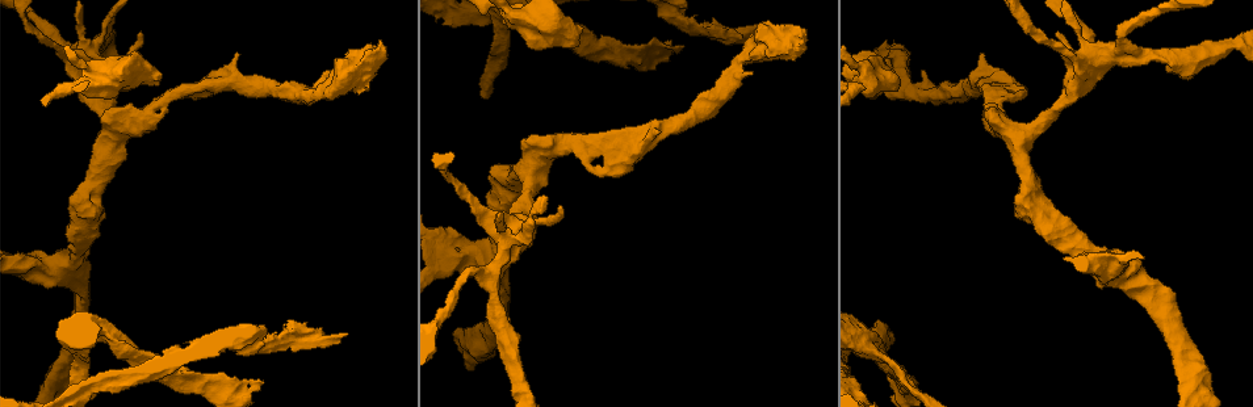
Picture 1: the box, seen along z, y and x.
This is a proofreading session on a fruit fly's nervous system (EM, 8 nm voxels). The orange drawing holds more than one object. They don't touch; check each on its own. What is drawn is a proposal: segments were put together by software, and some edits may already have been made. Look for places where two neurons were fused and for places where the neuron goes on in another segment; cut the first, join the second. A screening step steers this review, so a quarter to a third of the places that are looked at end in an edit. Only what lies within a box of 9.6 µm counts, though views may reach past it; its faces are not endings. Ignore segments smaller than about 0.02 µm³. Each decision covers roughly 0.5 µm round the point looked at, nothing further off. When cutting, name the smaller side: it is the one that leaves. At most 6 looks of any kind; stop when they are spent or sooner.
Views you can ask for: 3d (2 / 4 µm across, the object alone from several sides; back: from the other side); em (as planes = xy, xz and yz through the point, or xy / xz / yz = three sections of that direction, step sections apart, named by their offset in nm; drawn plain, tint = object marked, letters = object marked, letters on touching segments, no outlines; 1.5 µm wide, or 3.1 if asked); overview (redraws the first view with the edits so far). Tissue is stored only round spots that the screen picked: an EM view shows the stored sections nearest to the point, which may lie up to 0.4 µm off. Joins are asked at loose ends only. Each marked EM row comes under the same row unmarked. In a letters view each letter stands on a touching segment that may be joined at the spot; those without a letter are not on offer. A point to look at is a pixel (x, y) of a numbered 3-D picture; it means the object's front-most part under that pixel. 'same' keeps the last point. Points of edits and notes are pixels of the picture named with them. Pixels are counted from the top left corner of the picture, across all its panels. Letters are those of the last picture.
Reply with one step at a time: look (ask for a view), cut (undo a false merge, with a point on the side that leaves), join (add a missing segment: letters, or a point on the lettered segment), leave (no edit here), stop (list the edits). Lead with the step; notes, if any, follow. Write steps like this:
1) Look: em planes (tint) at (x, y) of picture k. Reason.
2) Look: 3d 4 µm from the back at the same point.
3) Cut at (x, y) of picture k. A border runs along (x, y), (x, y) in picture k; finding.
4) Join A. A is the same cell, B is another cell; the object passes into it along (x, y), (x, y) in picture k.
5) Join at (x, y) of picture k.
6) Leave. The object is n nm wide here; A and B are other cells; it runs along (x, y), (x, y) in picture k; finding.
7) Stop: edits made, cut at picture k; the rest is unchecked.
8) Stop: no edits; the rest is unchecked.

Look: em planes (letters) at (344, 335) of picture 1. Branch stops here.

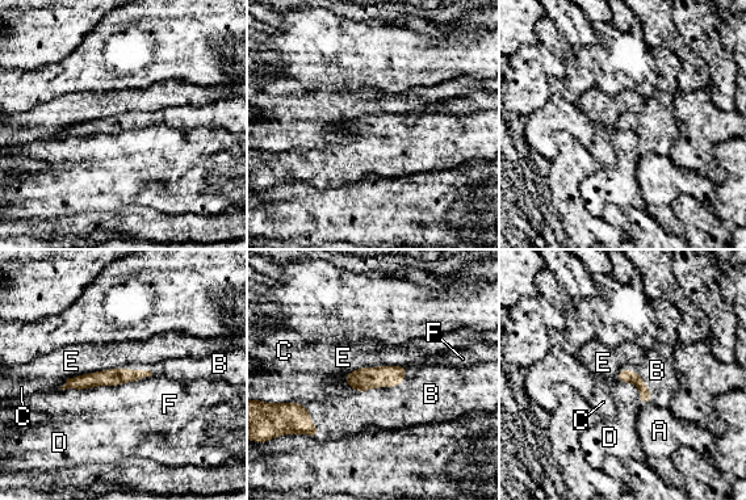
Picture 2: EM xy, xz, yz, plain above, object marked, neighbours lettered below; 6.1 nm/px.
Join B. B is the same cell, A, C, D, E and F are other cells; the object passes into it along (364, 378), (382, 386), (420, 399) in picture 2; it goes on there.

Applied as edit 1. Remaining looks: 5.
Look: overview. See it whole again.

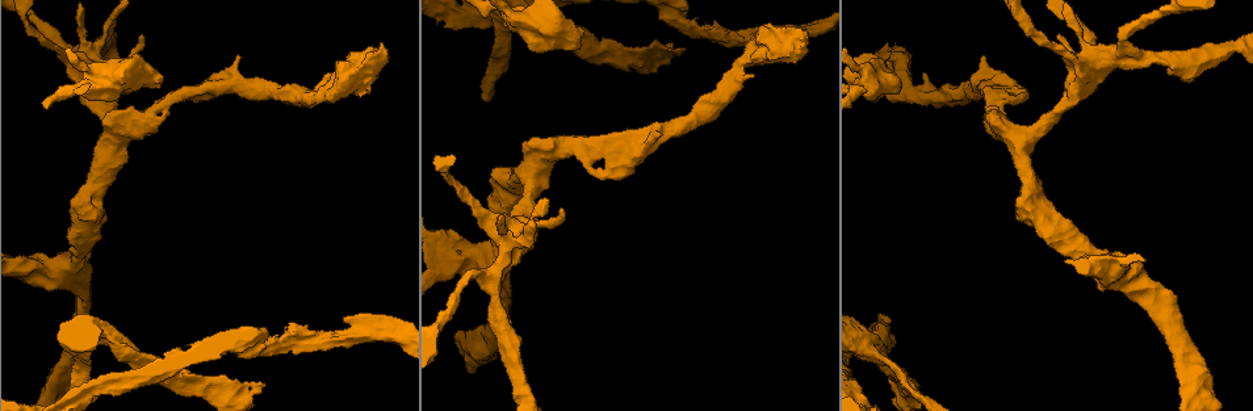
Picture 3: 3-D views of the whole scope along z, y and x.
Look: em planes (letters) at (195, 374) of picture 3. Branch stops here.

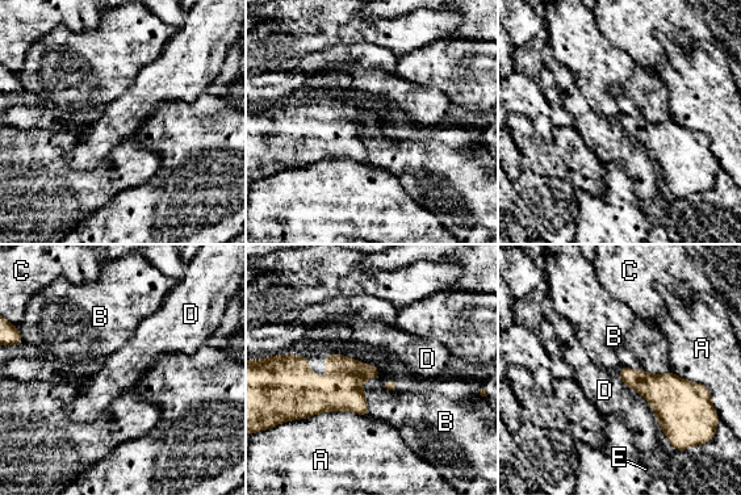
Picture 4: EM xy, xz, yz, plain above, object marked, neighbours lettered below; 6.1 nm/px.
Leave. A, B, C, D and E are other cells; none of them fits.

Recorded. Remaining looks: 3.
Look: 3d 2 µm at (83, 357) of picture 3. Calibre changes.

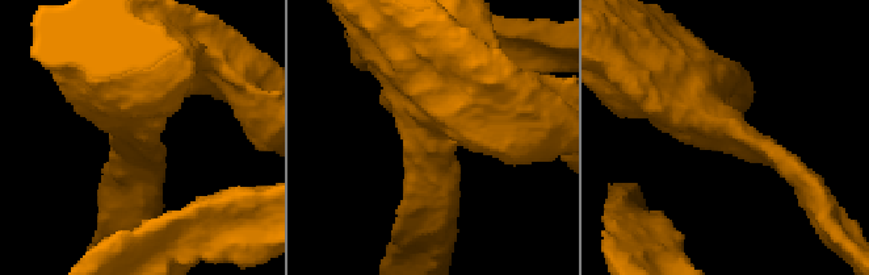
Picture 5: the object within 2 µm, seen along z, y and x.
Look: em planes (tint) at (430, 148) of picture 5. The arms are 220, 650 nm wide.

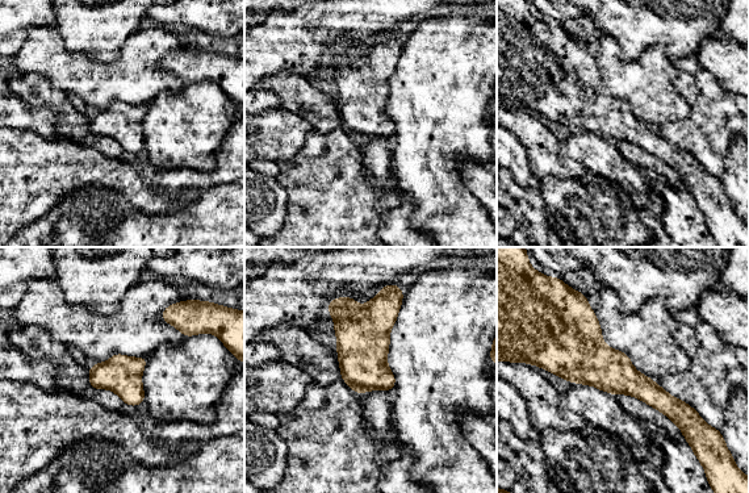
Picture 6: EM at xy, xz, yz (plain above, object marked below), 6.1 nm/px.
Look: em planes (letters) at the same point.

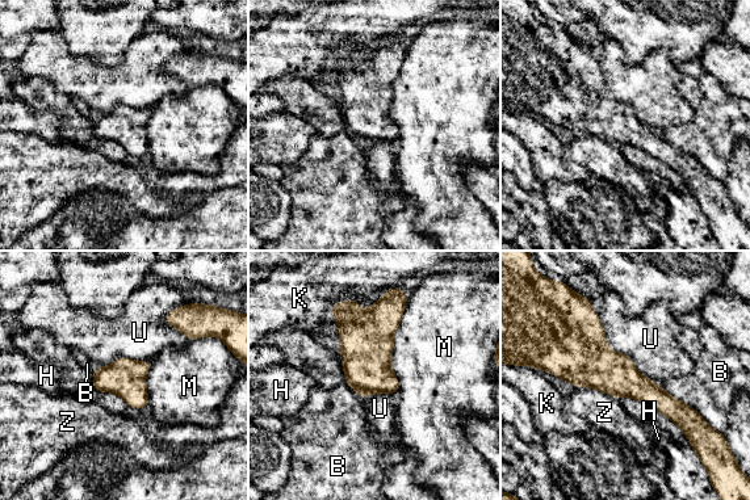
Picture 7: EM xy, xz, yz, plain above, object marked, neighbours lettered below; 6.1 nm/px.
Leave. B, H, K, M, U and Z are other cells; it runs along (549, 362), (591, 362), (695, 415) in picture 7; all the same neuron.

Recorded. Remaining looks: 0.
Stop: edits made, join at picture 2; the rest is unchecked.

